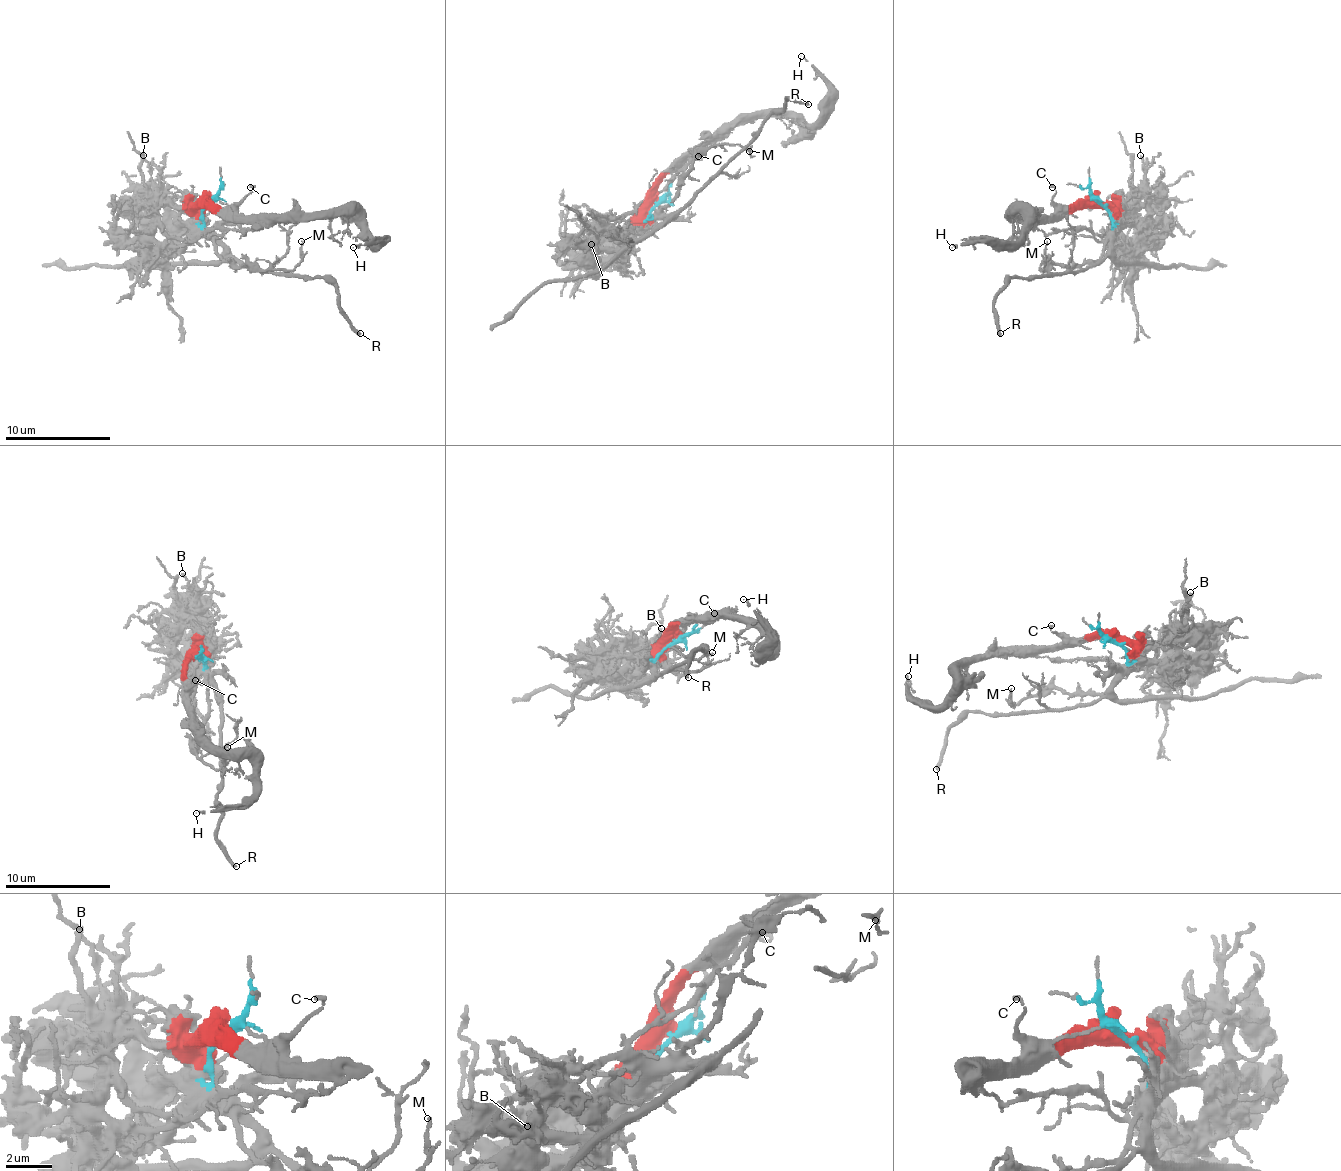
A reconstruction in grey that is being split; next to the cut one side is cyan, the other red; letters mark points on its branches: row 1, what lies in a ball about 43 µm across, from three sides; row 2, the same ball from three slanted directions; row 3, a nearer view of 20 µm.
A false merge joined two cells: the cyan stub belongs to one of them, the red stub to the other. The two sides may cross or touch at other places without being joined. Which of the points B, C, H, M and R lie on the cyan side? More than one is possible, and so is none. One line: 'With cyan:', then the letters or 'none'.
With cyan: M, R

